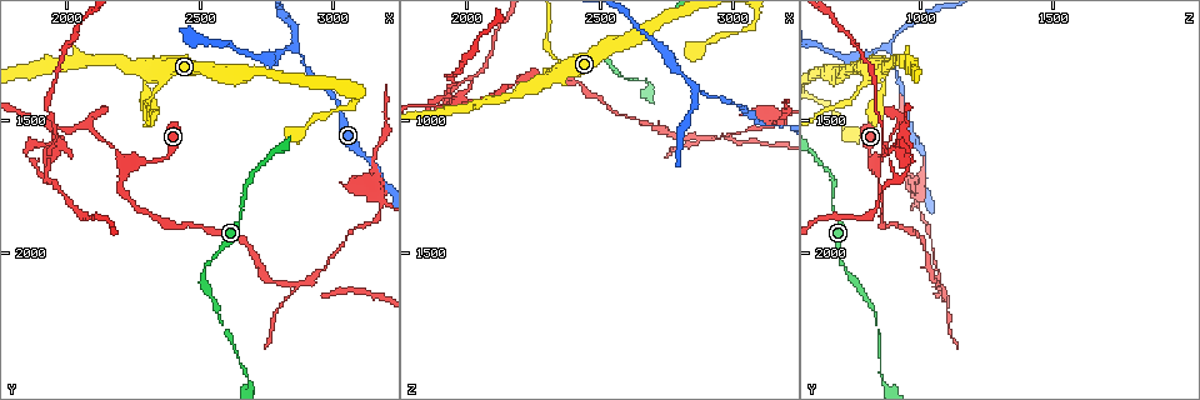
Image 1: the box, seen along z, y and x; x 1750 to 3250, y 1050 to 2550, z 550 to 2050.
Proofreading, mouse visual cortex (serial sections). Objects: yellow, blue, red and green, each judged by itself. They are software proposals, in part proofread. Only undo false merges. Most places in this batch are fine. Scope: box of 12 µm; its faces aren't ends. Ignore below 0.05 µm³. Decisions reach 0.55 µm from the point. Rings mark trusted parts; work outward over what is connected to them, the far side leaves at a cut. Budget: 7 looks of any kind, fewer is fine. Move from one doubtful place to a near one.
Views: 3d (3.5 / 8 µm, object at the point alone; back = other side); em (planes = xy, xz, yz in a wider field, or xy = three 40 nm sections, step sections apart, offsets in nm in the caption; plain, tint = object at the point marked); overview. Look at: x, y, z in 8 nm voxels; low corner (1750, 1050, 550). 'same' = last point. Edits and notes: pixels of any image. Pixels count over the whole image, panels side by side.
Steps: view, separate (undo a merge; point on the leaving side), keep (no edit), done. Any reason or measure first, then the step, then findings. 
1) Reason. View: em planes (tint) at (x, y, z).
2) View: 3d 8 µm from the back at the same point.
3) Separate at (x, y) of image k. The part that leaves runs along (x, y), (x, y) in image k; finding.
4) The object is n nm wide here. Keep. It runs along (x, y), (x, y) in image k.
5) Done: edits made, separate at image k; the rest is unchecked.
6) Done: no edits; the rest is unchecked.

Three arms meet. View: 3d 3.5 µm at (2860, 1220, 880).

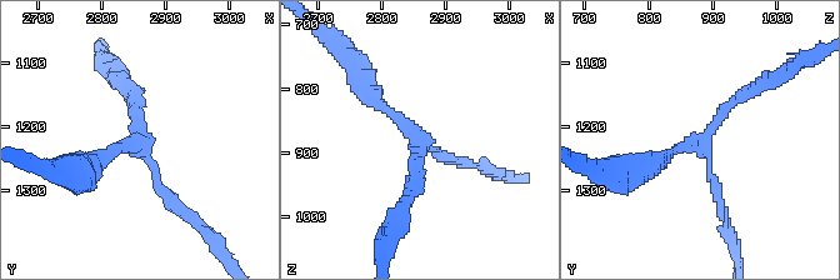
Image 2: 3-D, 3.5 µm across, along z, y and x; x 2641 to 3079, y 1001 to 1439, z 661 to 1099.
3 arms meet here; the arms are 150, 150, 200 nm wide; now the EM. View: em xy step 3 (tint) at (2855, 1225, 880).

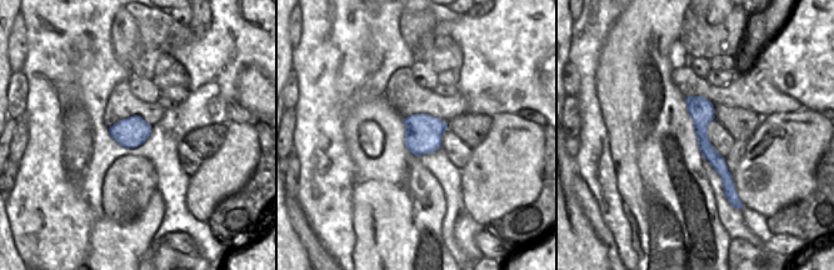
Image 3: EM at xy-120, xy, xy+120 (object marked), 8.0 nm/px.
Cut it another way. View: em xy step 5 (tint) at the same point.

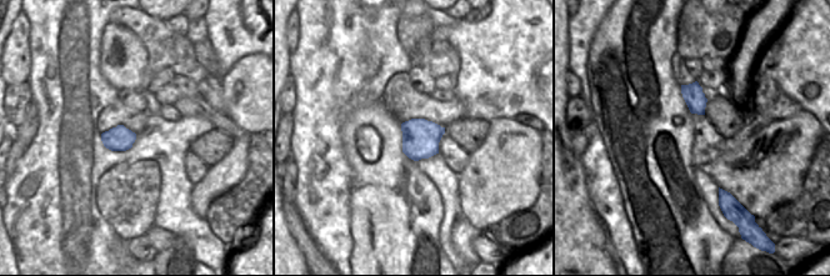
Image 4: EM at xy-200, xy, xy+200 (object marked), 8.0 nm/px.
Keep. It runs along (460, 160), (433, 154), (360, 80) in image 2; all the same cell.

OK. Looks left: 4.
A narrow waist. View: 3d 3.5 µm at (2660, 1800, 680).

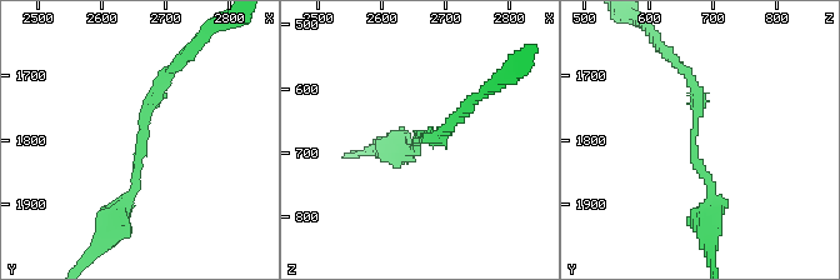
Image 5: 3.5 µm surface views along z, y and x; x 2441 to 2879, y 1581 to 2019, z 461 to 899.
Keep. It runs along (111, 218), (135, 188), (143, 115), (174, 69) in image 5; one cell here.

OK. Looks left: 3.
A fork. View: 3d 8 µm at (2240, 1680, 840).

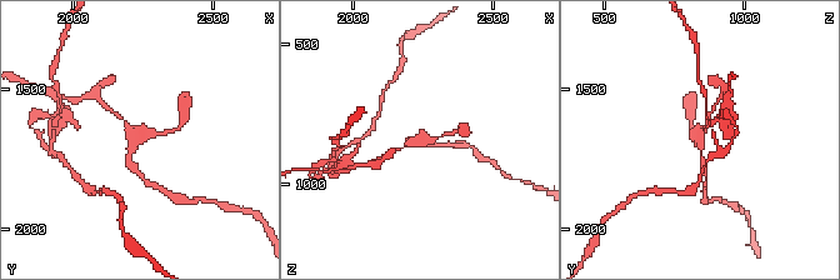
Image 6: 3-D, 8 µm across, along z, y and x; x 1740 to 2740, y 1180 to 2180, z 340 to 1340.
Closer look. View: 3d 3.5 µm at (2230, 1680, 840).

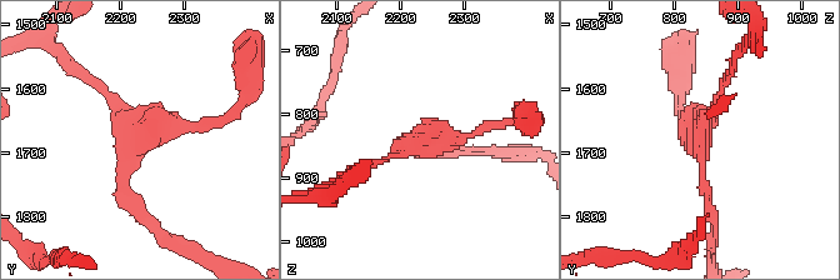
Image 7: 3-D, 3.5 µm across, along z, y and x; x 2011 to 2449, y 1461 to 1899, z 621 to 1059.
3 arms meet here; the arms are 100, 100, 150 nm wide. View: em xy step 3 (tint) at (2235, 1670, 835).

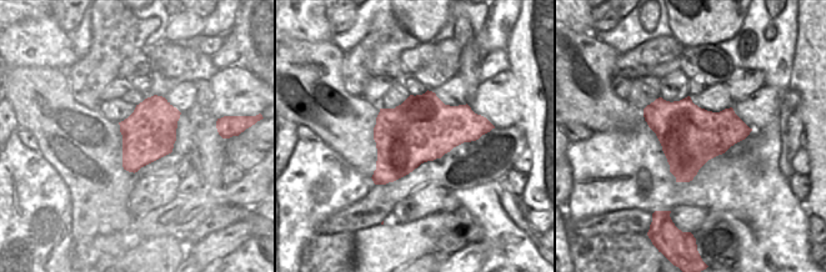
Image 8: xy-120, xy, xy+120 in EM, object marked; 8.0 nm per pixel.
Keep. It runs along (681, 119), (698, 126), (710, 210) in image 7; one cell here.

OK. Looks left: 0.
Done: no edits; the rest is unchecked.

